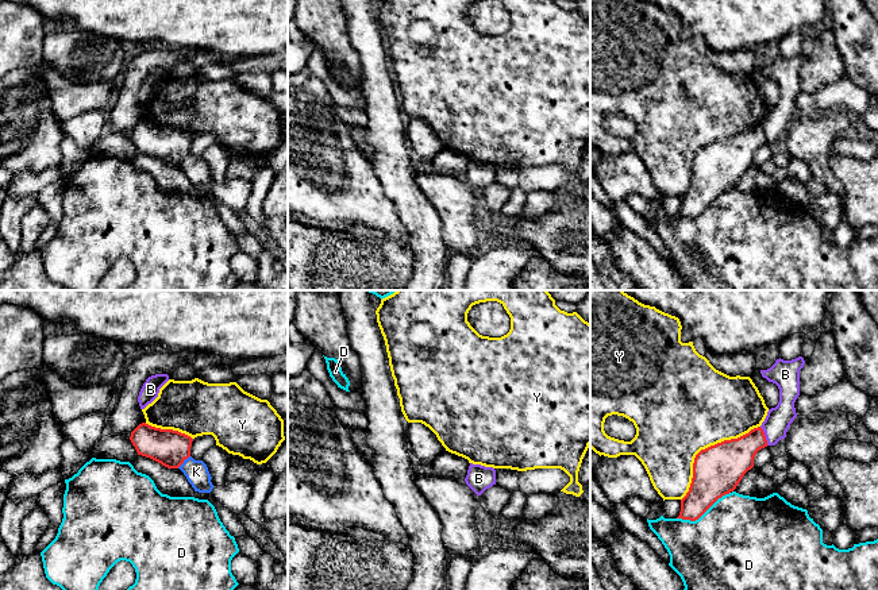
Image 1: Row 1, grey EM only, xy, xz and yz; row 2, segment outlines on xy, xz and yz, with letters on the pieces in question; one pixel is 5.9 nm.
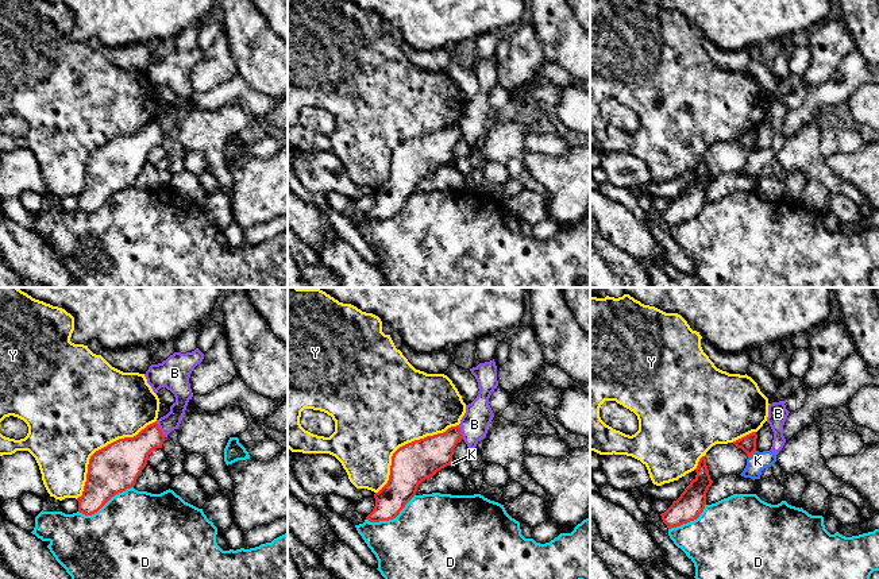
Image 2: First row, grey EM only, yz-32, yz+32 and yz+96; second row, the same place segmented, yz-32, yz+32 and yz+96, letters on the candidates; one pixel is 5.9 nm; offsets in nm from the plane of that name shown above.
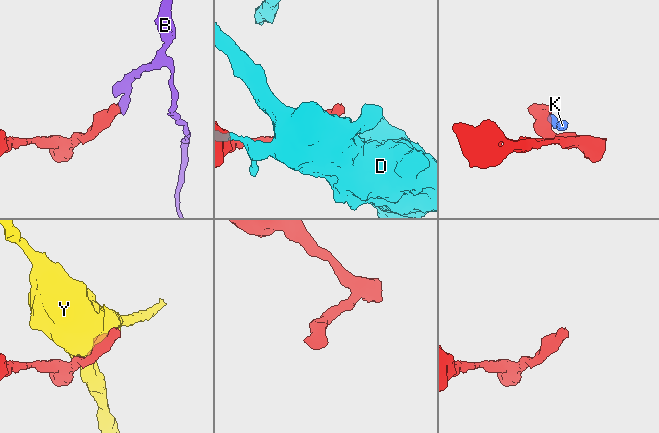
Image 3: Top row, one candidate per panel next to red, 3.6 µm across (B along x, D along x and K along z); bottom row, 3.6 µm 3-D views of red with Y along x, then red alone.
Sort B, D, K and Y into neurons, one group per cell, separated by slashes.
B K / D / Y

